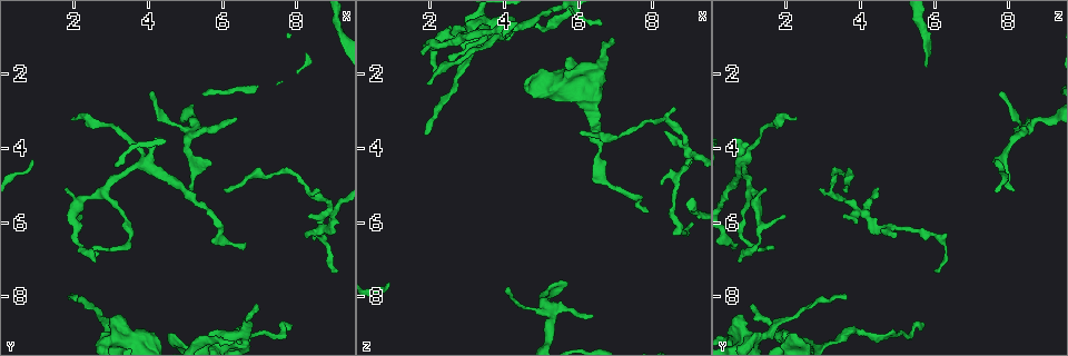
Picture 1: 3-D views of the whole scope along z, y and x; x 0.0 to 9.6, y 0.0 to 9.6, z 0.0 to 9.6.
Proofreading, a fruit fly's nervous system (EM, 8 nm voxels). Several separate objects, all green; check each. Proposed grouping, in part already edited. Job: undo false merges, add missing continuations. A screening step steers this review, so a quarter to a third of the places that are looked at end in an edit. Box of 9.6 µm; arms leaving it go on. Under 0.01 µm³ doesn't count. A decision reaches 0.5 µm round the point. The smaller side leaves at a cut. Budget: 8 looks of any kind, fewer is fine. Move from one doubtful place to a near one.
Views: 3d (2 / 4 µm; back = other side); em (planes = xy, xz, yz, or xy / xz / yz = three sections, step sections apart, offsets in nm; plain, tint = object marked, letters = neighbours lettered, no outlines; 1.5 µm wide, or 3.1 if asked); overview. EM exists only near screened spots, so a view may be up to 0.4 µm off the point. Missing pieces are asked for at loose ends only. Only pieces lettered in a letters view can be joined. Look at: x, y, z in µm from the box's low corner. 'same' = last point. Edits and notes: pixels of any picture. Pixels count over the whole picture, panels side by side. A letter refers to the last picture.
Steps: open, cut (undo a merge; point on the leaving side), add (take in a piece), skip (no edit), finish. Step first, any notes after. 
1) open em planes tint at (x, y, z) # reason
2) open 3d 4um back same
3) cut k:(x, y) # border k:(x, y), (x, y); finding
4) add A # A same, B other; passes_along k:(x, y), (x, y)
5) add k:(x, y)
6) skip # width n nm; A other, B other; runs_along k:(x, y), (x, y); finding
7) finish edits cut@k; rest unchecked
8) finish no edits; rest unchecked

open em xy step 8 letters at (8.60, 5.05, 2.85) # tapers out

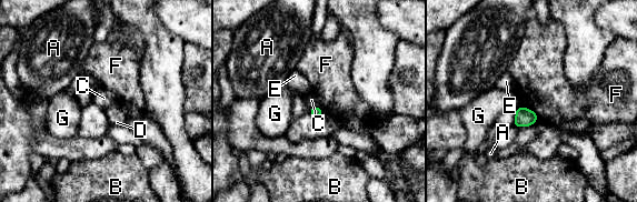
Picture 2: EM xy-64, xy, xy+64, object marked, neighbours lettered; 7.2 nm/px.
open em planes letters same

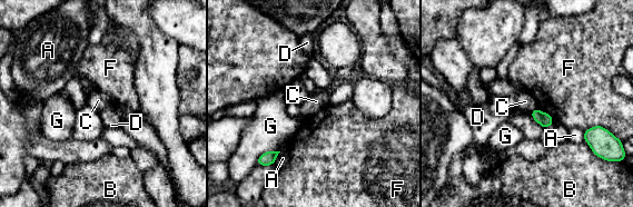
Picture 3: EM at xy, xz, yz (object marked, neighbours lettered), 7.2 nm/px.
skip # longest_contact G 180 nm; A other, B other, C other, D other, F other, G other; none of them fits

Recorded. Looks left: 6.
open em planes letters at (2.90, 5.10, 0.95) # two arms in line, one across

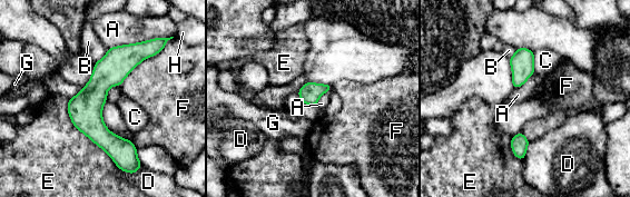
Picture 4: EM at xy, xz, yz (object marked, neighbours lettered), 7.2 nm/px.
skip # A other, B other, C other, D other, E other, F other, G other, H other; border 4:(146, 39), (139, 42), (109, 48); one neuron here

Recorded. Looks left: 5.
open 3d 4um at (1.90, 3.25, 2.30) # free end

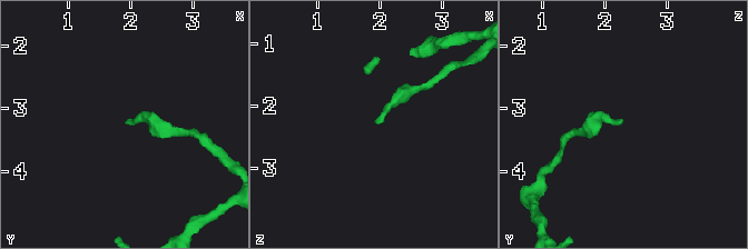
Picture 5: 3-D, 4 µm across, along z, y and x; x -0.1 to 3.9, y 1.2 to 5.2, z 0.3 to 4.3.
open em planes letters at (1.95, 3.20, 2.30) # now the EM

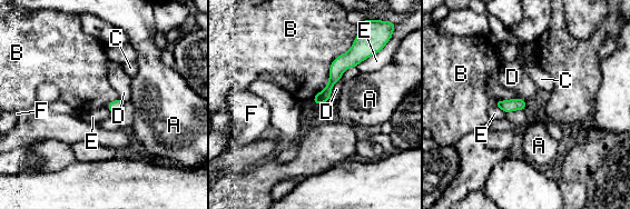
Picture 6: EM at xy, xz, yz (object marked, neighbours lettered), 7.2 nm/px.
skip # A other, B other, C other, D other, E other, F other; border 6:(356, 38), (312, 101); no lettered piece goes on from it

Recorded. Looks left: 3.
finish no edits; rest unchecked

